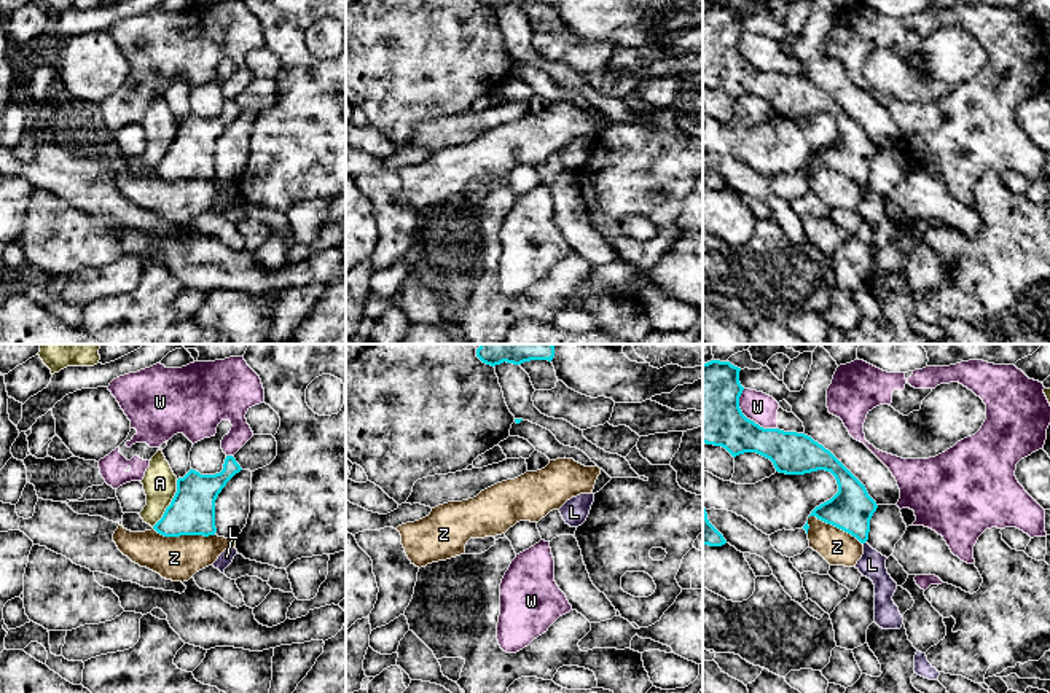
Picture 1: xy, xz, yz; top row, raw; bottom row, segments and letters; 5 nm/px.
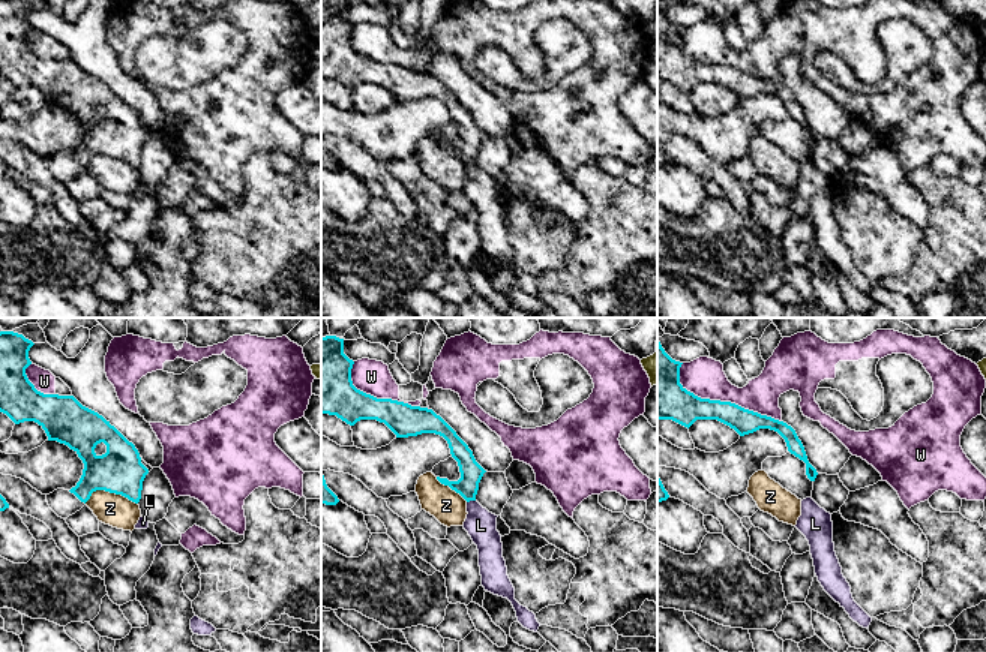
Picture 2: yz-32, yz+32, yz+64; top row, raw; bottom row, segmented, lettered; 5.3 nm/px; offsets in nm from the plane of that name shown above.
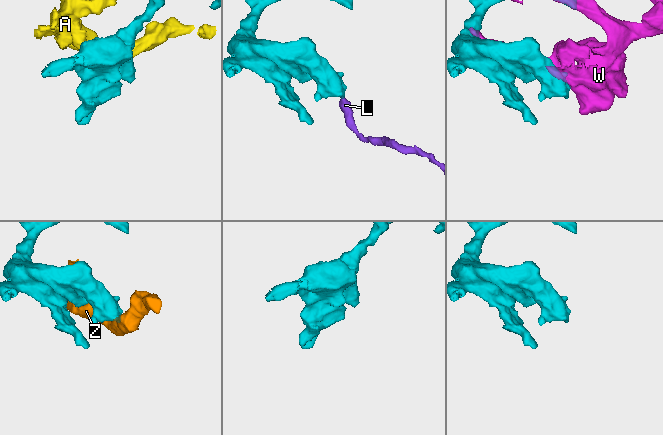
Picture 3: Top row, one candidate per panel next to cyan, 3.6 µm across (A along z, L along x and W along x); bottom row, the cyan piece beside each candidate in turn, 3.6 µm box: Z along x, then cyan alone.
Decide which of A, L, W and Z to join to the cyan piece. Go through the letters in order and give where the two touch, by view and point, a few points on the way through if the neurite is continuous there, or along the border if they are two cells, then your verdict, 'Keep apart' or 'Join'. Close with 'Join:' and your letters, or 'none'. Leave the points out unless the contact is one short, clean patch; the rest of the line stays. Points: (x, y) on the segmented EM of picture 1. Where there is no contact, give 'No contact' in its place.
A: Touches cyan at xy (171, 504). Keep apart
L: Touches cyan at yz (864, 542). Boundary: yz (865, 540), (862, 544). Keep apart
W: Touches cyan at yz (746, 418). Keep apart
Z: Touches cyan at xy (185, 534). Keep apart
Join: none

